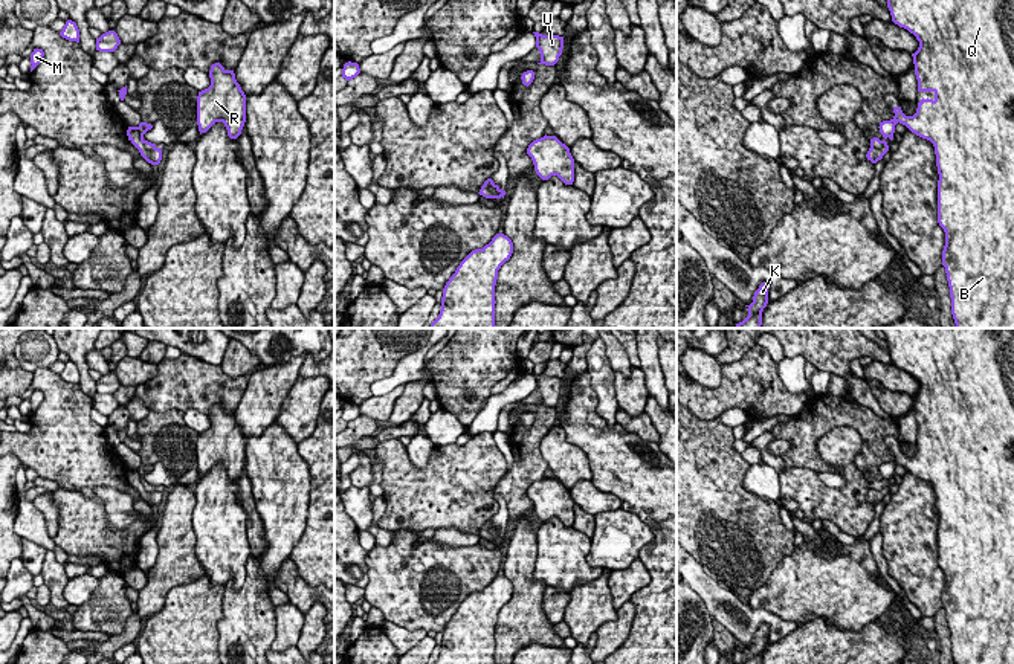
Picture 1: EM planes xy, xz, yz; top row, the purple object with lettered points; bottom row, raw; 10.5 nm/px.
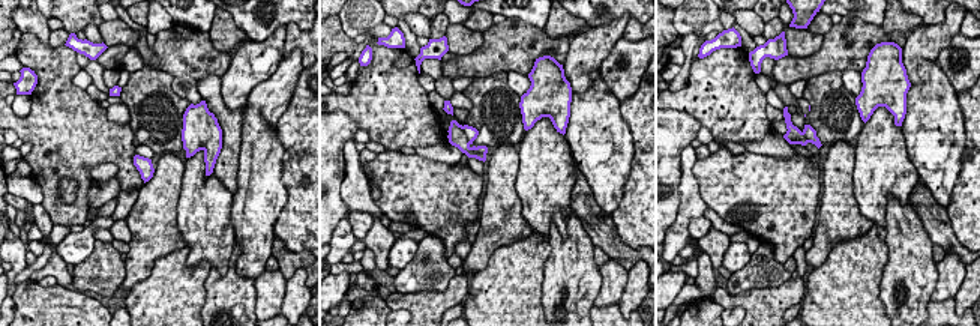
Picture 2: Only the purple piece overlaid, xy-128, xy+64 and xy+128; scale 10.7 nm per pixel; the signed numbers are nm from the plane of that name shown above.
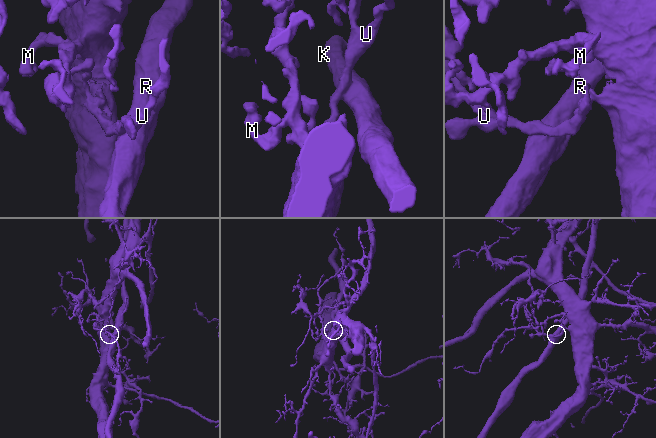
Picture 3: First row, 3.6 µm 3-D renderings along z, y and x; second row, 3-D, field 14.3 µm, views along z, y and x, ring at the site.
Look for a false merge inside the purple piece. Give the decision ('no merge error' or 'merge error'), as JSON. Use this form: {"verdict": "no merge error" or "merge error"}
{"verdict": "merge error"}

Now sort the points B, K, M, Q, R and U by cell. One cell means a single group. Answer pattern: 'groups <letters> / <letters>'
groups B M Q / K R U

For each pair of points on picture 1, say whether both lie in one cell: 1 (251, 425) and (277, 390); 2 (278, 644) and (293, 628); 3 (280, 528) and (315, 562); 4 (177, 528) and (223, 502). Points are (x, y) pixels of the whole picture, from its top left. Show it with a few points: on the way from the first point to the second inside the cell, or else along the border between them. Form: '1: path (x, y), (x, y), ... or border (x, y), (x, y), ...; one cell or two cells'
1: path (254, 415), (268, 399); one cell
2: path (283, 640), (289, 632); one cell
3: border (307, 509), (303, 536), (287, 557); two cells
4: border (193, 492), (196, 554); two cells

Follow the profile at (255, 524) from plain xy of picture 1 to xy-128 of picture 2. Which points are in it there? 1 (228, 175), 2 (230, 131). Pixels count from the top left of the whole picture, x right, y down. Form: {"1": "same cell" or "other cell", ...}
{"1": "same cell", "2": "same cell"}

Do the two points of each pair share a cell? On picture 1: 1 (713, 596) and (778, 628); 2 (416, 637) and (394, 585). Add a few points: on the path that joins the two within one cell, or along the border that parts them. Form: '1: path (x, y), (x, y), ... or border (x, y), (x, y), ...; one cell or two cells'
1: path (729, 612), (736, 617), (761, 617); one cell
2: border (385, 620), (411, 631), (423, 629), (426, 632); two cells

